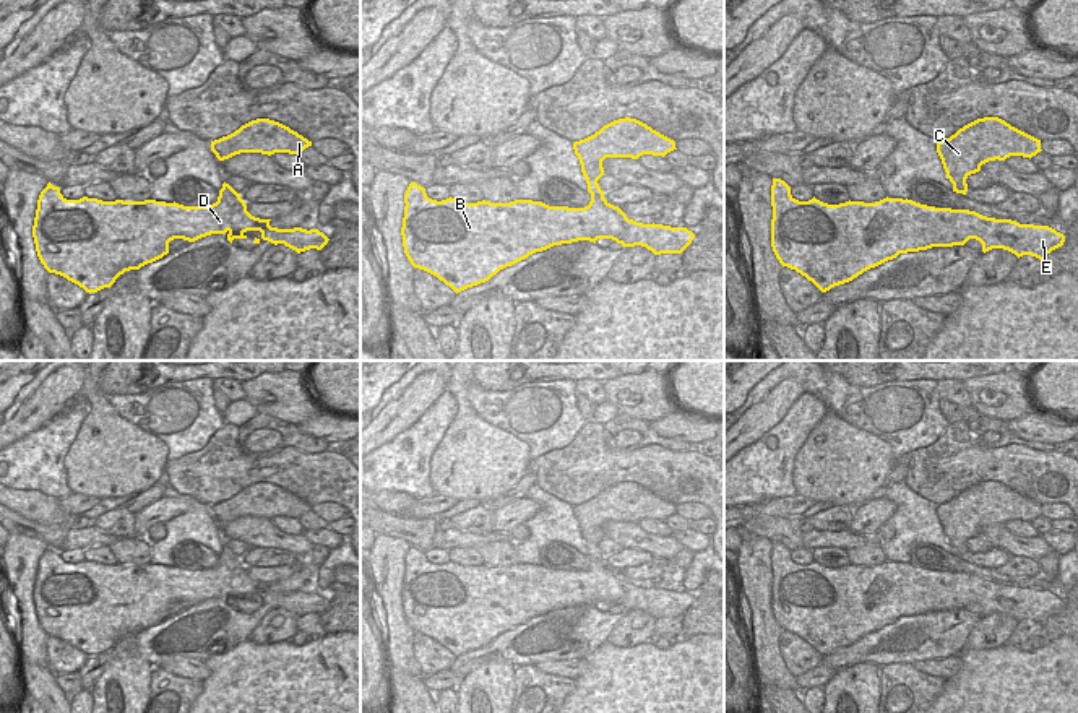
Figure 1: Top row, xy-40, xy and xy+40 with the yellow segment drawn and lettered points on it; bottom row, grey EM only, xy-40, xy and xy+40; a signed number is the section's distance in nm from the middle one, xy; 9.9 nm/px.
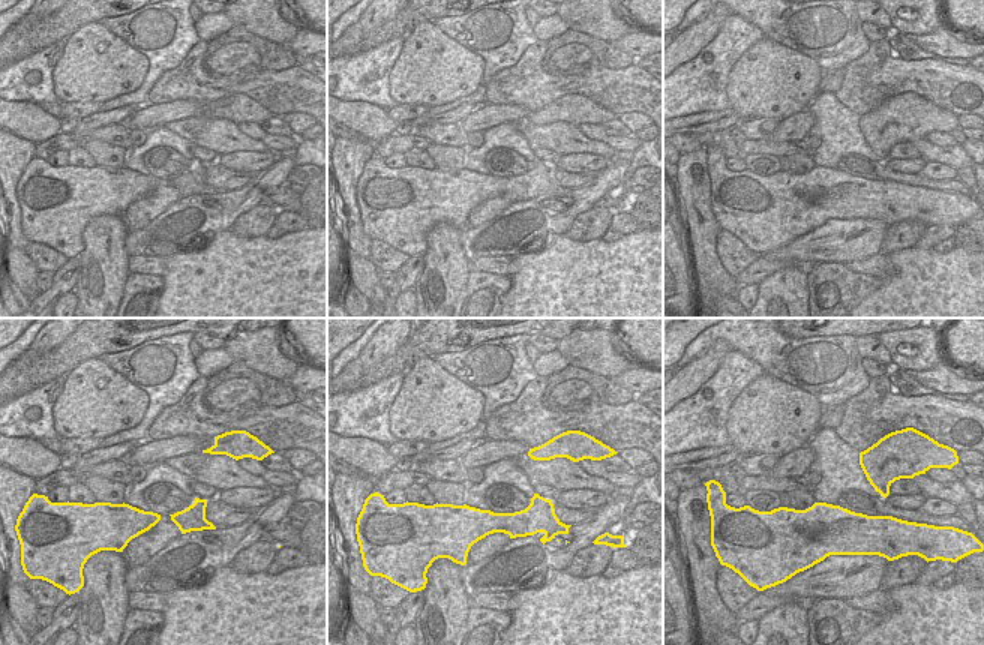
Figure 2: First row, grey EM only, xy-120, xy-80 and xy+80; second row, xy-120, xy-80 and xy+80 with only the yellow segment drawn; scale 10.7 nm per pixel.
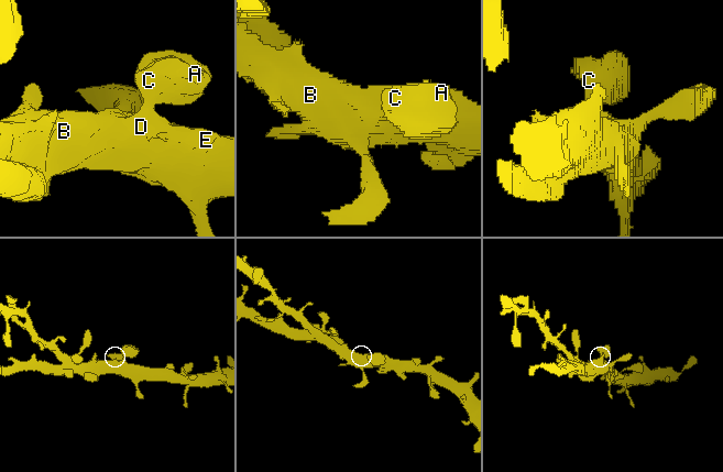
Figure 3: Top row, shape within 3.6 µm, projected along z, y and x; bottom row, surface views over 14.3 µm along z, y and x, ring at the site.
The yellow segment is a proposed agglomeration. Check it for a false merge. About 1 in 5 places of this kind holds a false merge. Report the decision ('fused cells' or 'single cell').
single cell

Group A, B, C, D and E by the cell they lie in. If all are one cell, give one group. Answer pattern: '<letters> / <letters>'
A B C D E

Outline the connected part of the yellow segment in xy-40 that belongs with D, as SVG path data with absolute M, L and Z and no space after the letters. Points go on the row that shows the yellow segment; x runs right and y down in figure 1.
M49 182L37 200L32 237L44 268L89 294L110 287L125 271L162 258L174 239L195 242L226 234L232 244L247 239L247 231L260 231L261 237L253 244L263 239L297 253L321 250L330 240L318 229L278 229L270 221L252 216L240 193L226 182L218 201L206 206L88 197L67 200Z

